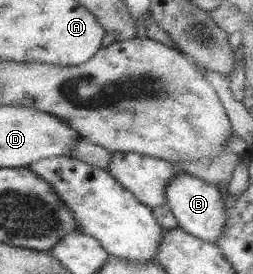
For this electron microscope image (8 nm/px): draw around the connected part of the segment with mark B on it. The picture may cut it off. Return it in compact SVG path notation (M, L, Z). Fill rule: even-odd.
M179 172L168 186L167 197L168 206L183 230L215 244L225 238L224 230L228 229L228 205L224 201L224 195L219 192L219 187L202 178Z

